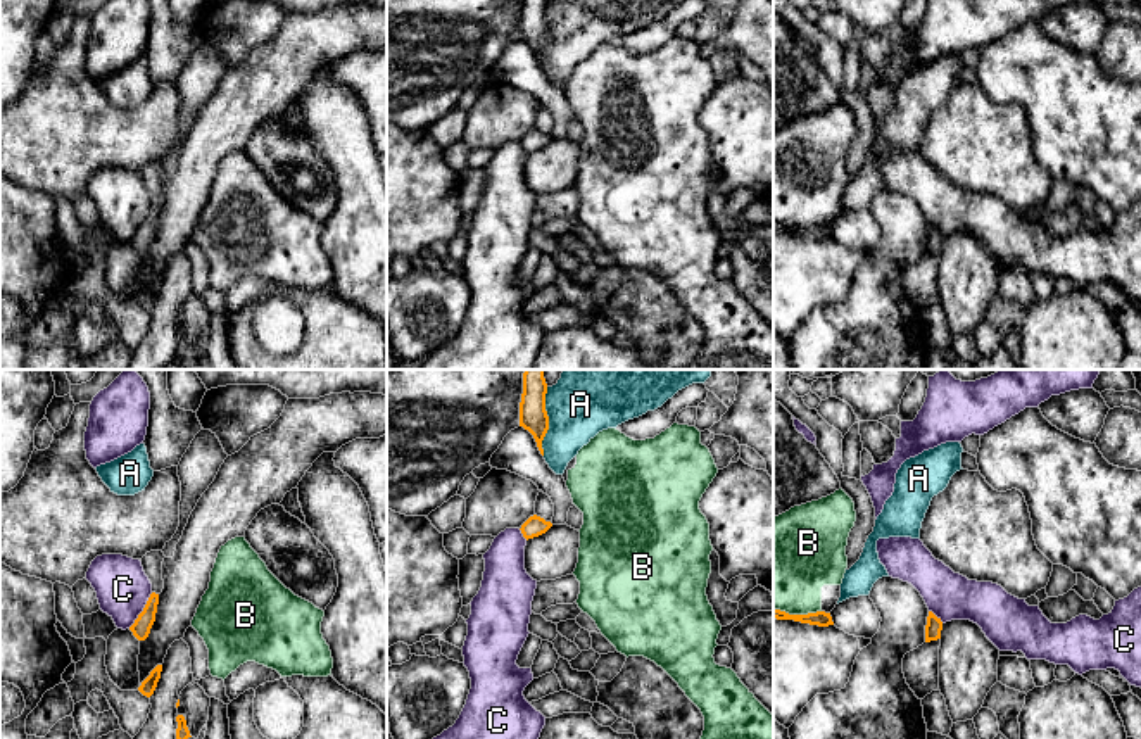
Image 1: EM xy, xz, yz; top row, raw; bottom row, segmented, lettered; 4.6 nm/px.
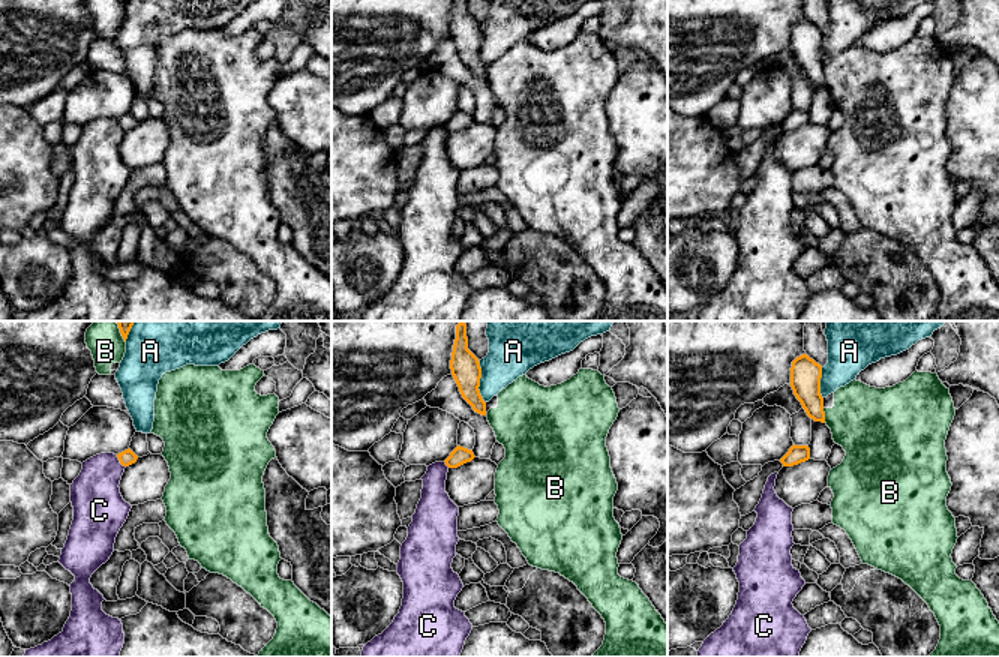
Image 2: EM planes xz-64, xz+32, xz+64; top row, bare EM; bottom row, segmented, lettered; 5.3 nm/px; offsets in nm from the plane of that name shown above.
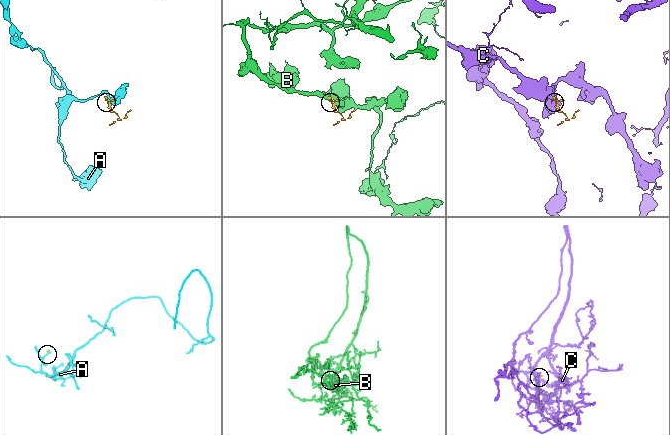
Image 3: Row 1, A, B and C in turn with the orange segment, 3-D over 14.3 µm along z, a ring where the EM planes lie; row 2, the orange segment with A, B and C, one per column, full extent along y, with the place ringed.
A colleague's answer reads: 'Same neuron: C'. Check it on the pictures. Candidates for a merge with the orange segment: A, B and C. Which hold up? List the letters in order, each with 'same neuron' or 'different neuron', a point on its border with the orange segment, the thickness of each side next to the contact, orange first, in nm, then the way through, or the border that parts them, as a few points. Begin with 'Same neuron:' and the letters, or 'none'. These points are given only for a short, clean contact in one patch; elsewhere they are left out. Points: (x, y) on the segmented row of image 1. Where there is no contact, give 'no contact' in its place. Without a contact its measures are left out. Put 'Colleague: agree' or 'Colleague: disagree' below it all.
Same neuron: none
A: different neuron | xz (548, 422) | 130/340 nm
B: different neuron | yz (798, 615) | 70/420 nm
C: different neuron | xy (144, 610) | 90/260 nm | along xy (152, 593), (144, 610), (128, 627)
Colleague: disagree

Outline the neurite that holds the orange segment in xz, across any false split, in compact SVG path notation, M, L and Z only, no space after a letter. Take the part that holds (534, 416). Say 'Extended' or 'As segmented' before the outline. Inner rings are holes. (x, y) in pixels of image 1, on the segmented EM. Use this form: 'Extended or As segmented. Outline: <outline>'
As segmented. Outline: M525 370L523 394L520 402L520 426L528 430L544 456L542 440L549 430L549 416L545 411L547 383L544 370Z

